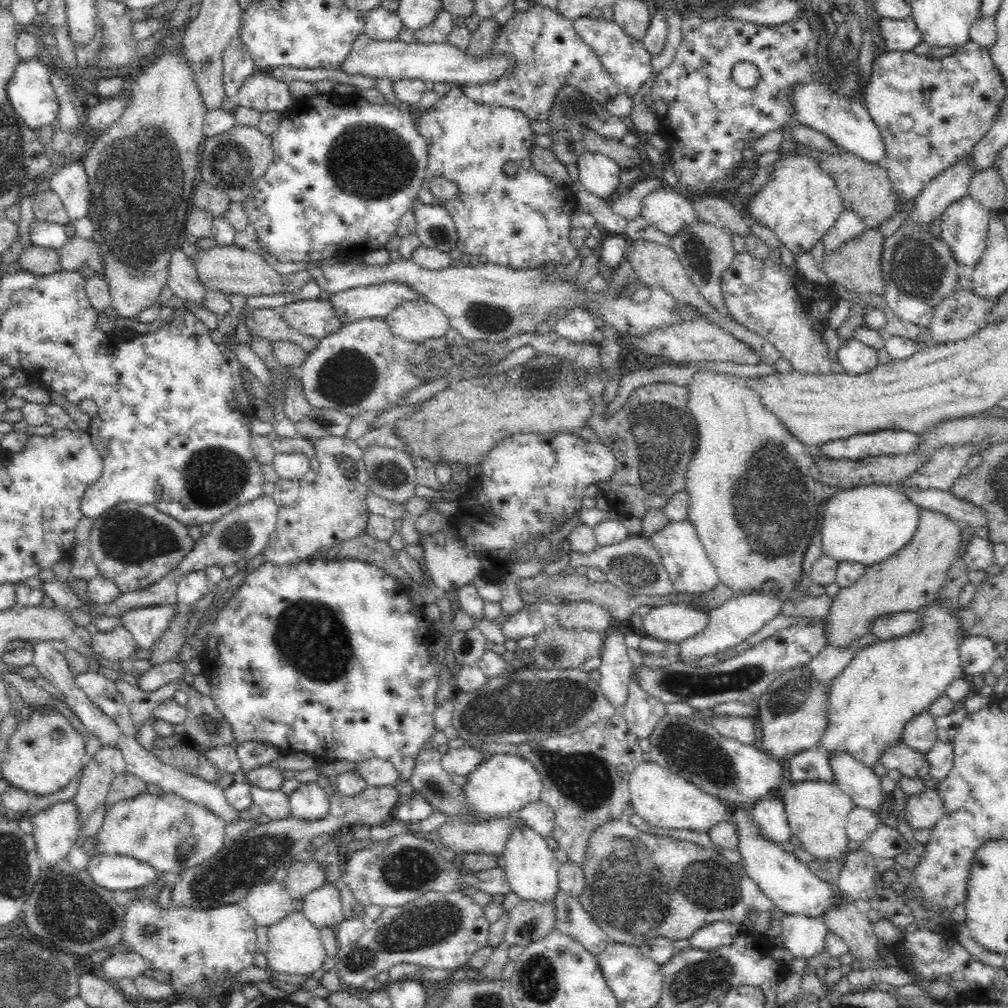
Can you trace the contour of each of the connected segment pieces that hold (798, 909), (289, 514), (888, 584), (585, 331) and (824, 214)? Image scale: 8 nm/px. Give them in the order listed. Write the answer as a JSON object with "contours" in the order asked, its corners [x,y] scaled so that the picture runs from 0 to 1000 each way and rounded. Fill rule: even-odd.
{"contours":[[[[724,803],[724,813],[731,820],[732,843],[736,848],[739,868],[748,873],[758,888],[774,903],[779,906],[815,912],[827,897],[833,895],[833,889],[837,887],[830,877],[823,877],[809,870],[801,857],[793,855],[790,848],[781,846],[777,843],[777,839],[768,838],[768,835],[758,832],[752,826],[748,815],[744,814],[744,804]]],[[[344,433],[310,436],[310,439],[312,439],[313,452],[317,459],[317,465],[312,477],[307,479],[303,475],[297,477],[276,475],[269,490],[276,501],[275,519],[273,527],[268,531],[268,536],[260,549],[261,556],[272,562],[290,561],[292,558],[319,553],[316,552],[319,546],[324,546],[336,538],[349,536],[355,530],[363,527],[363,518],[365,518],[365,510],[367,510],[363,501],[363,490],[367,486],[365,468],[360,458],[360,442]]],[[[915,504],[912,507],[911,524],[899,542],[896,542],[889,550],[885,550],[879,556],[859,563],[857,569],[846,580],[833,584],[827,597],[825,597],[825,601],[823,601],[823,607],[817,613],[820,639],[835,645],[848,643],[850,642],[848,640],[849,635],[863,628],[863,621],[871,611],[913,606],[929,597],[933,582],[940,575],[938,567],[943,563],[943,555],[953,551],[954,529],[952,526],[954,522],[957,522],[954,518],[946,517],[934,508]]],[[[567,306],[550,322],[549,329],[554,333],[571,340],[587,339],[592,327],[588,313],[578,306]]],[[[787,151],[783,155],[775,155],[764,166],[766,166],[764,181],[760,181],[760,185],[756,185],[746,194],[746,200],[739,204],[739,208],[756,224],[765,226],[774,237],[775,242],[778,242],[789,255],[790,252],[794,252],[798,248],[804,249],[808,242],[814,238],[817,232],[827,224],[829,216],[837,208],[835,197],[833,196],[829,180],[823,173],[814,168],[812,159],[803,156],[797,151]]]]}

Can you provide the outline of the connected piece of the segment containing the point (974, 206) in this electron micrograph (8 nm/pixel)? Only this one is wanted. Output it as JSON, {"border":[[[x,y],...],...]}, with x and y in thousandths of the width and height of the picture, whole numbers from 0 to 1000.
{"border":[[[960,192],[935,210],[934,236],[942,245],[950,262],[968,264],[974,256],[981,233],[983,210]]]}

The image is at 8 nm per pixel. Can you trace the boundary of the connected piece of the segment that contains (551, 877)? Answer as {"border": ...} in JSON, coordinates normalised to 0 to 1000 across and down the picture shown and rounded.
{"border":[[[520,816],[510,819],[506,825],[506,831],[500,841],[499,860],[503,875],[507,884],[511,885],[518,892],[528,894],[550,894],[551,887],[555,884],[555,857],[541,831],[534,825],[526,822]]]}

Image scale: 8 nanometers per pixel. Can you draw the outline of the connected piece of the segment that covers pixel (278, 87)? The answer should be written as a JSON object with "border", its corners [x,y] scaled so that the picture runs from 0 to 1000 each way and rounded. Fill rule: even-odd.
{"border":[[[254,69],[240,82],[232,98],[235,104],[258,111],[280,111],[292,101],[287,83],[273,78],[267,71]]]}

